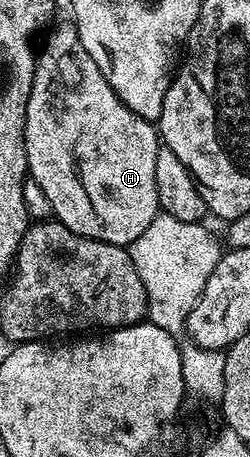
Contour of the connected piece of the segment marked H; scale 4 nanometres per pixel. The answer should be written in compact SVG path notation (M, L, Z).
M72 21L59 23L46 36L45 43L40 43L25 109L28 177L51 200L52 217L79 236L126 248L132 246L161 210L155 188L155 160L161 145L156 125L125 106L103 72L99 72L99 64L87 56L87 48L83 48Z

